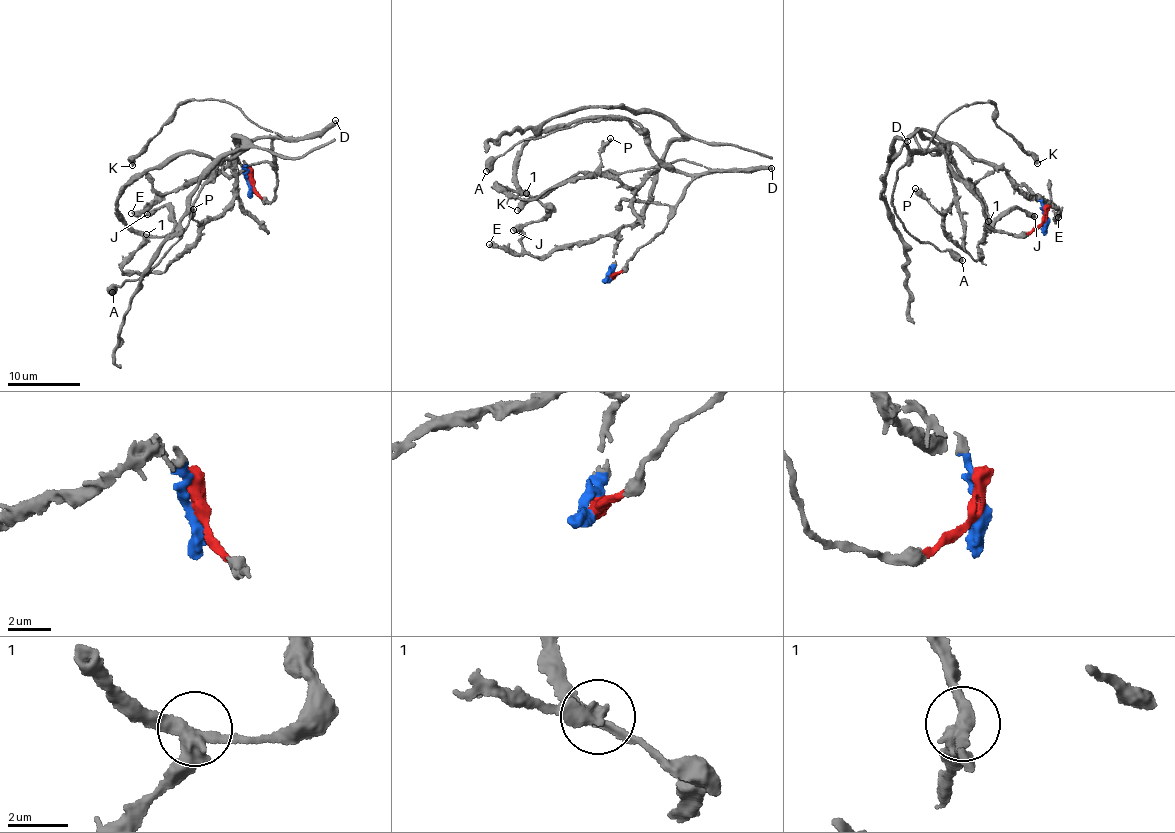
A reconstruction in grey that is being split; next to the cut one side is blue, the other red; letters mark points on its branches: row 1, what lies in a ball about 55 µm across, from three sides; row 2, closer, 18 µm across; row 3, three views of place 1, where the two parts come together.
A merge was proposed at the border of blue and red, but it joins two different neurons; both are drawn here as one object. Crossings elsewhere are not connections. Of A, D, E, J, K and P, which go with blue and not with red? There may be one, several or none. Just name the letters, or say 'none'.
E, P

